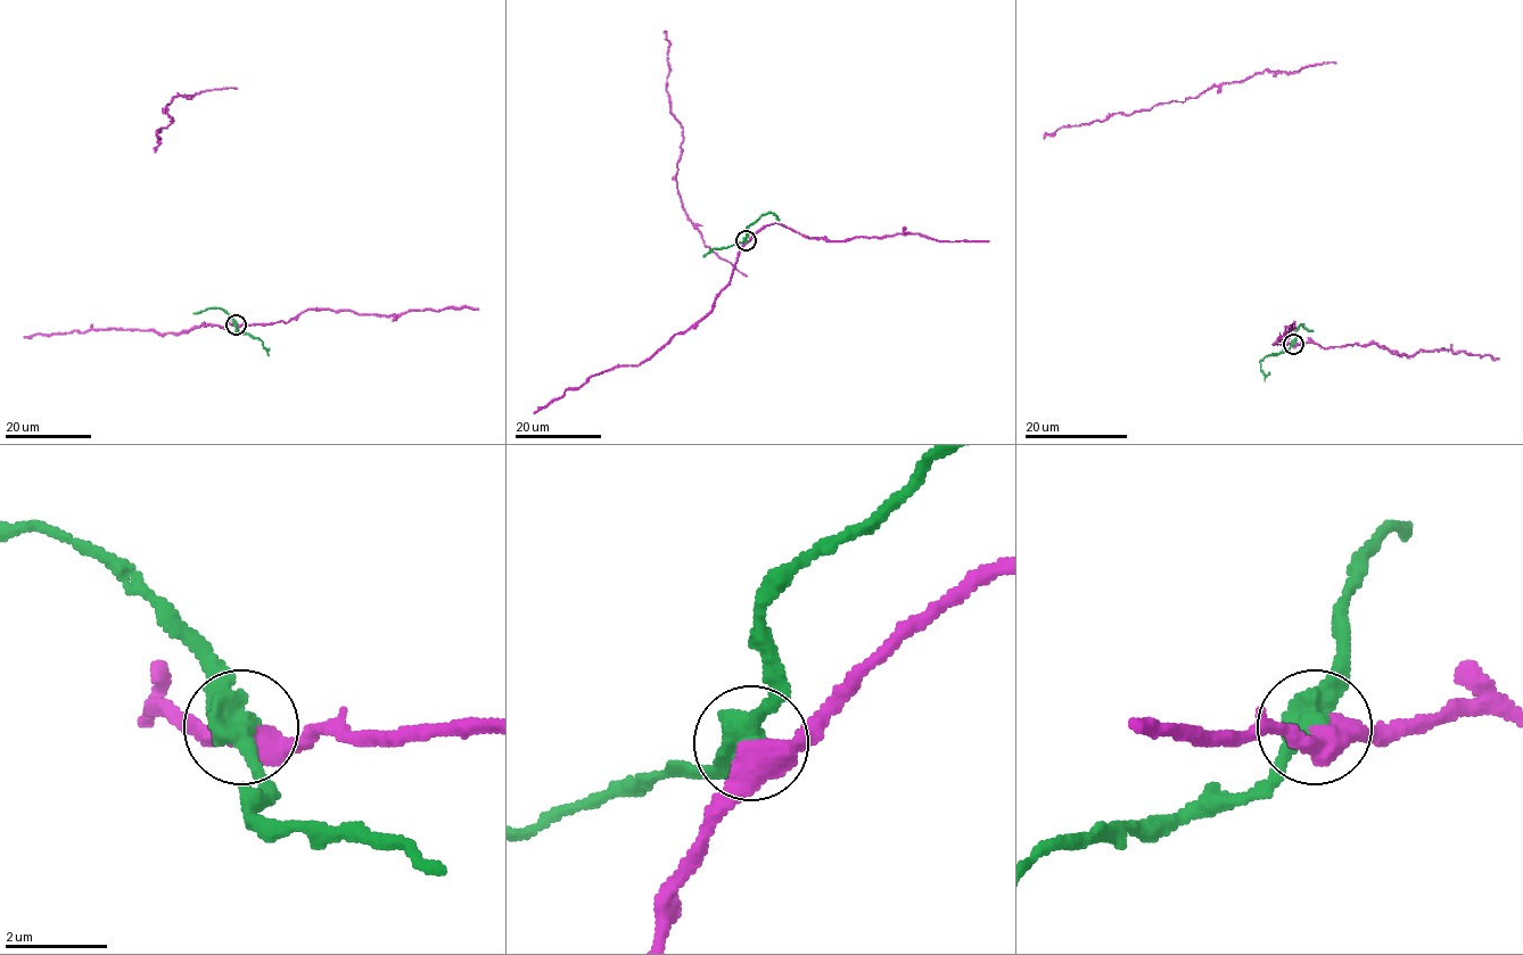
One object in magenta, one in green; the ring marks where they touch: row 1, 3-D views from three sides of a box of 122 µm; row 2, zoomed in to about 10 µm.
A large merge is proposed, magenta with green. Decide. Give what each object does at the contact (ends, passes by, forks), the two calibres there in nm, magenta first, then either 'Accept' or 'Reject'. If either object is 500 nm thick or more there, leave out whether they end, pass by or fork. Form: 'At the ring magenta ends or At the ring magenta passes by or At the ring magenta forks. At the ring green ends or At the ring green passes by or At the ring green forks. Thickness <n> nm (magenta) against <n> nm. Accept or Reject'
At the ring magenta passes by. At the ring green passes by. Thickness 480 nm (magenta) against 480 nm. Reject

